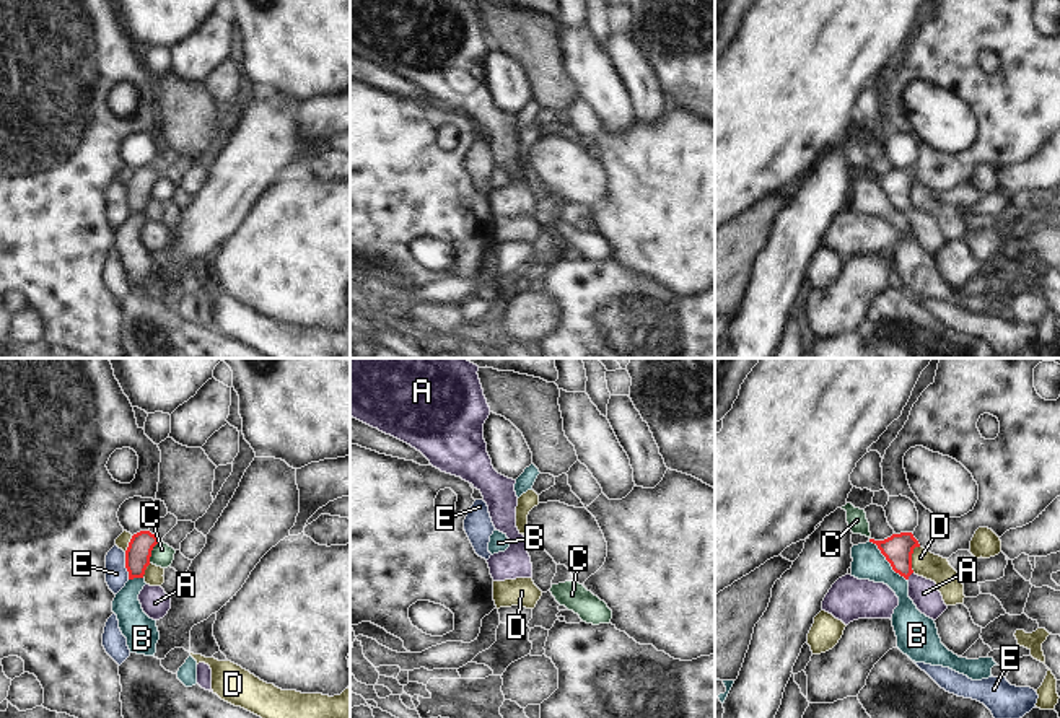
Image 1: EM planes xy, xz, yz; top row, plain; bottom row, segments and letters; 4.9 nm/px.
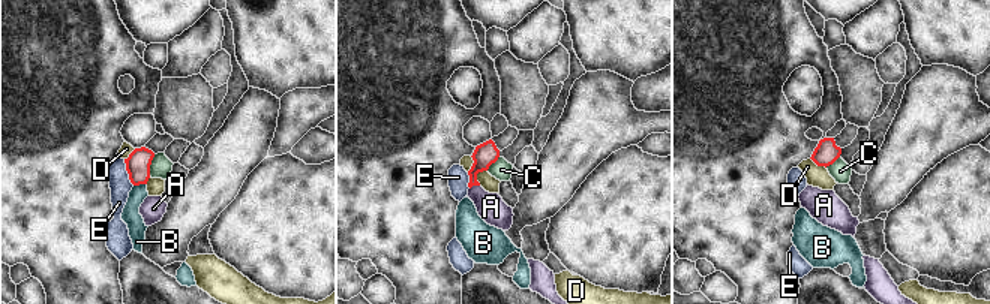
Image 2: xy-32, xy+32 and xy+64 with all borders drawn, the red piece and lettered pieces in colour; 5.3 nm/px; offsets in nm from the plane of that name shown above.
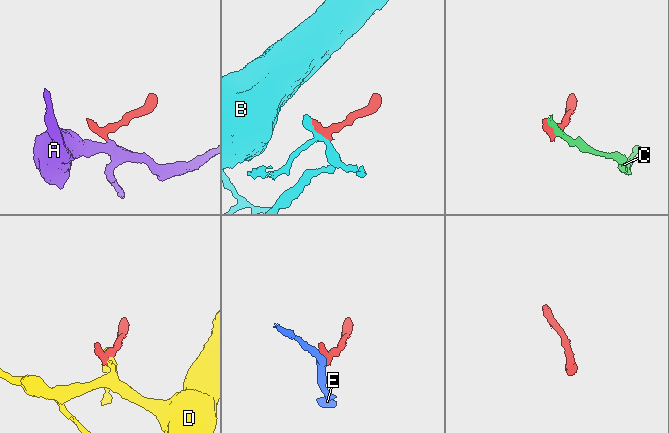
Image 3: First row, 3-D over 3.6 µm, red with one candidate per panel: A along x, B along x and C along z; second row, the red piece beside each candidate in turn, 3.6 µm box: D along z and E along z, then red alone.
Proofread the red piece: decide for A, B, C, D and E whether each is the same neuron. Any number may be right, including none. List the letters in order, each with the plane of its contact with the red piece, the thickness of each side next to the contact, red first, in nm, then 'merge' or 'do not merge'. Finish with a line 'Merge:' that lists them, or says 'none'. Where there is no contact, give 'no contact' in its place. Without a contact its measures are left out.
A: yz | 150/140 nm | merge
B: yz | 150/160 nm | do not merge
C: xy | 130/110 nm | do not merge
D: yz | 150/130 nm | do not merge
E: xy | 130/110 nm | do not merge
Merge: A

